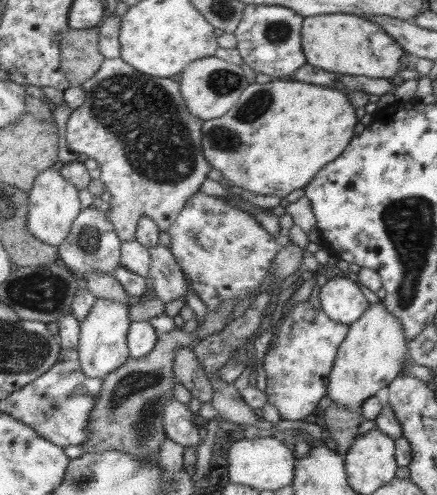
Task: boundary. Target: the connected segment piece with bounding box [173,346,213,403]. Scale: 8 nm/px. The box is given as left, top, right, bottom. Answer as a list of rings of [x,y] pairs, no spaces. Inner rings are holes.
[[[181,346],[175,350],[173,375],[176,382],[183,384],[192,397],[198,398],[201,403],[211,402],[212,385],[193,353],[192,346]]]

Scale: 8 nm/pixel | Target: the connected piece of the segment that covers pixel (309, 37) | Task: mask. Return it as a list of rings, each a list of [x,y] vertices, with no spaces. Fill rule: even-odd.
[[[344,13],[305,17],[301,26],[301,47],[306,62],[317,69],[392,80],[396,79],[404,54],[403,48],[381,26],[364,16]]]

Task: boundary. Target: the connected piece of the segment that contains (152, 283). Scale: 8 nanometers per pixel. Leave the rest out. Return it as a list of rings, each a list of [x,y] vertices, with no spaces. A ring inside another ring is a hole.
[[[156,245],[147,248],[152,268],[149,270],[148,287],[162,302],[178,298],[186,301],[187,285],[183,270],[176,263],[169,247]]]

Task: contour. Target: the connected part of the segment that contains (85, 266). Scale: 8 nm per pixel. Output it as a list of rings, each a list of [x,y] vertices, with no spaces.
[[[90,206],[74,221],[67,238],[57,247],[58,263],[71,272],[105,272],[114,274],[120,266],[121,238],[114,231],[114,225],[108,221],[107,214]]]

